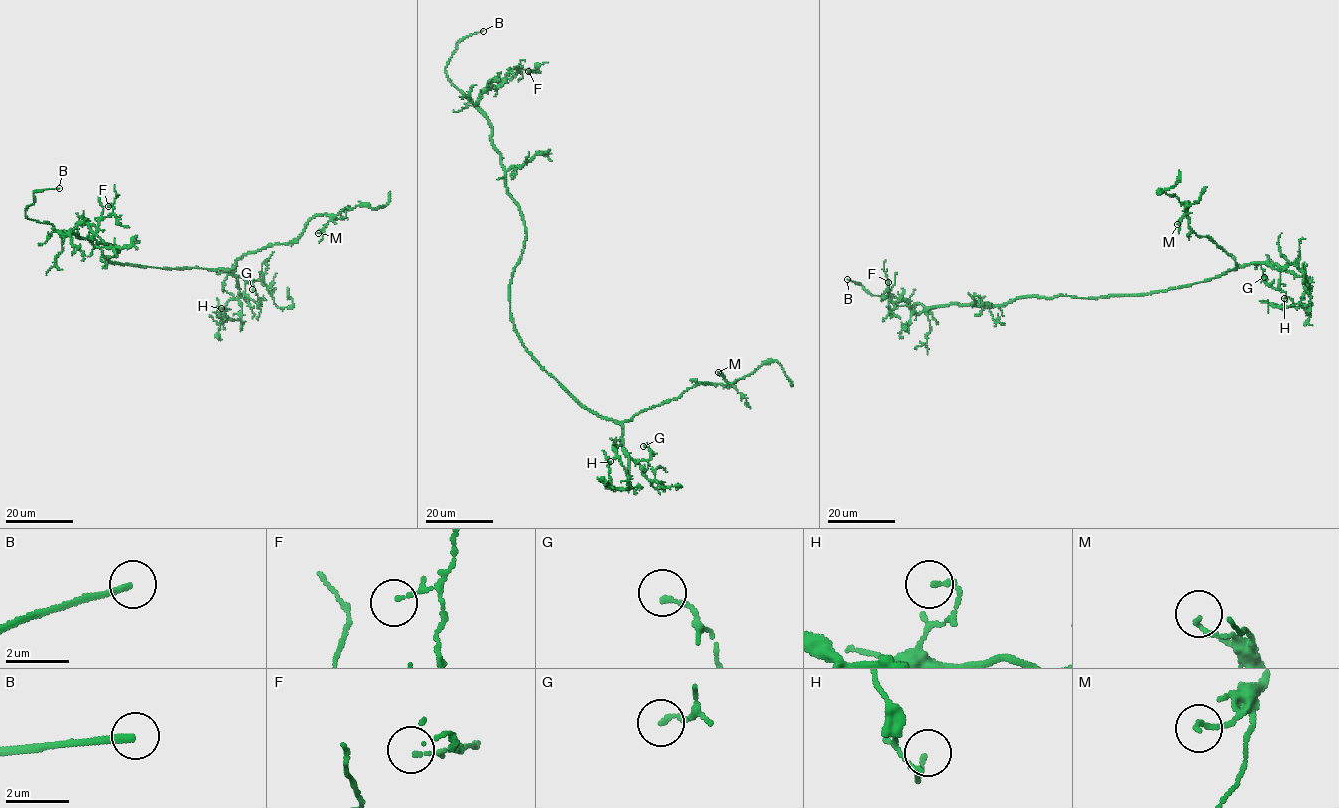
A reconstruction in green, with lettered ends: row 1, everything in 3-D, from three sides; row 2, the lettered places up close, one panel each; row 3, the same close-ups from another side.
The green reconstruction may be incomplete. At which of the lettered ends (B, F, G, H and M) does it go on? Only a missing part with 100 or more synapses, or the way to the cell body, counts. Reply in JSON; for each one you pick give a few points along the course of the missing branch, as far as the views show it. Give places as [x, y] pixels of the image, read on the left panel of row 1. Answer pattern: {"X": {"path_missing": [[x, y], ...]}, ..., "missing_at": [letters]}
{"B": {"path_missing": [[59, 188], [69, 182], [91, 152], [101, 150], [101, 147]]}, "missing_at": ["B"]}

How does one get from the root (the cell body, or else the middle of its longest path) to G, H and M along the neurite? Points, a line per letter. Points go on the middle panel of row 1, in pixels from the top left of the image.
G: (517, 333), (525, 349), (578, 401), (622, 426), (623, 450), (637, 463), (651, 456), (649, 446), (643, 446)
H: (517, 333), (578, 401), (622, 426), (629, 458), (625, 489), (609, 485), (610, 461)
M: (517, 333), (525, 349), (578, 401), (619, 422), (677, 399), (699, 383), (731, 386), (718, 372)

